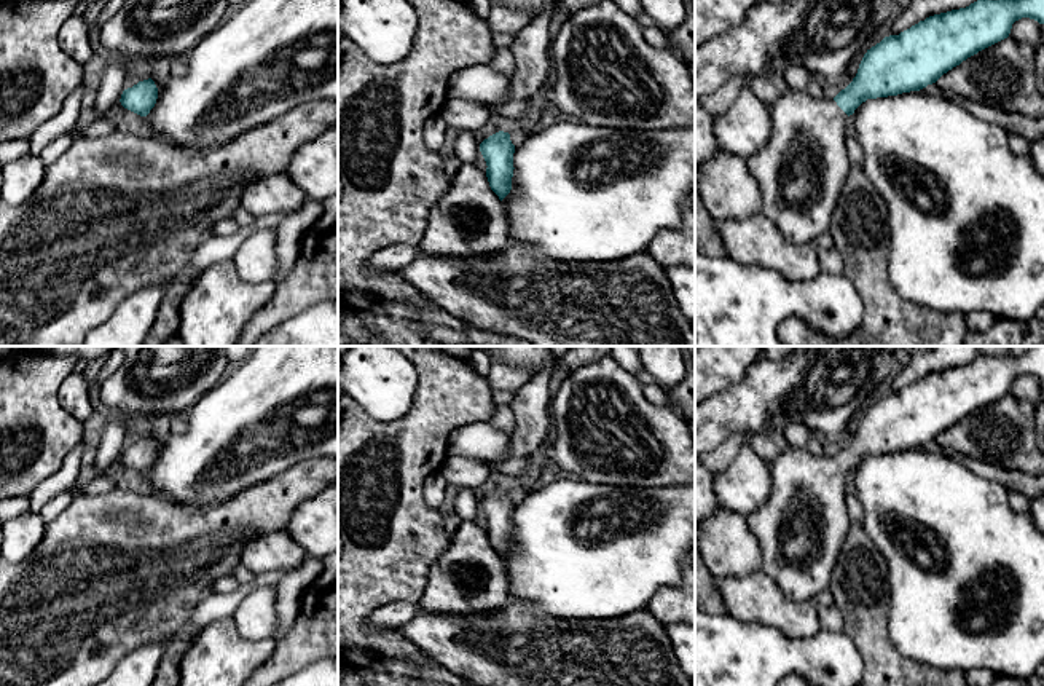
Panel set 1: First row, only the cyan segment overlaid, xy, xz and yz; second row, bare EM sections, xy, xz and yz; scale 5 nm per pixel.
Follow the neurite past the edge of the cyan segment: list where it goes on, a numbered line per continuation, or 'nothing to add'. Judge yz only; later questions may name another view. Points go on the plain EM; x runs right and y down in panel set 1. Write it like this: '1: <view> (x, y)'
1: yz (800, 530)

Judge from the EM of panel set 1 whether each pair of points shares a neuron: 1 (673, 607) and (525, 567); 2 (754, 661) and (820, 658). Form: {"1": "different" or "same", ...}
{"1": "different", "2": "same"}

